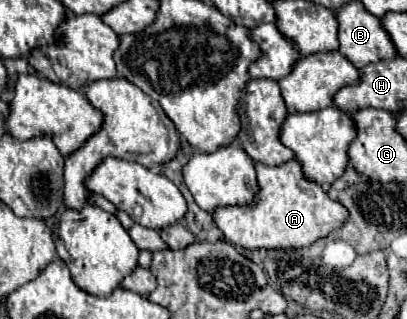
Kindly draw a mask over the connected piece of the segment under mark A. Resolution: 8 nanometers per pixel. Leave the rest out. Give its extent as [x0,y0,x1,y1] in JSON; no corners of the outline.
[214,159,350,249]

